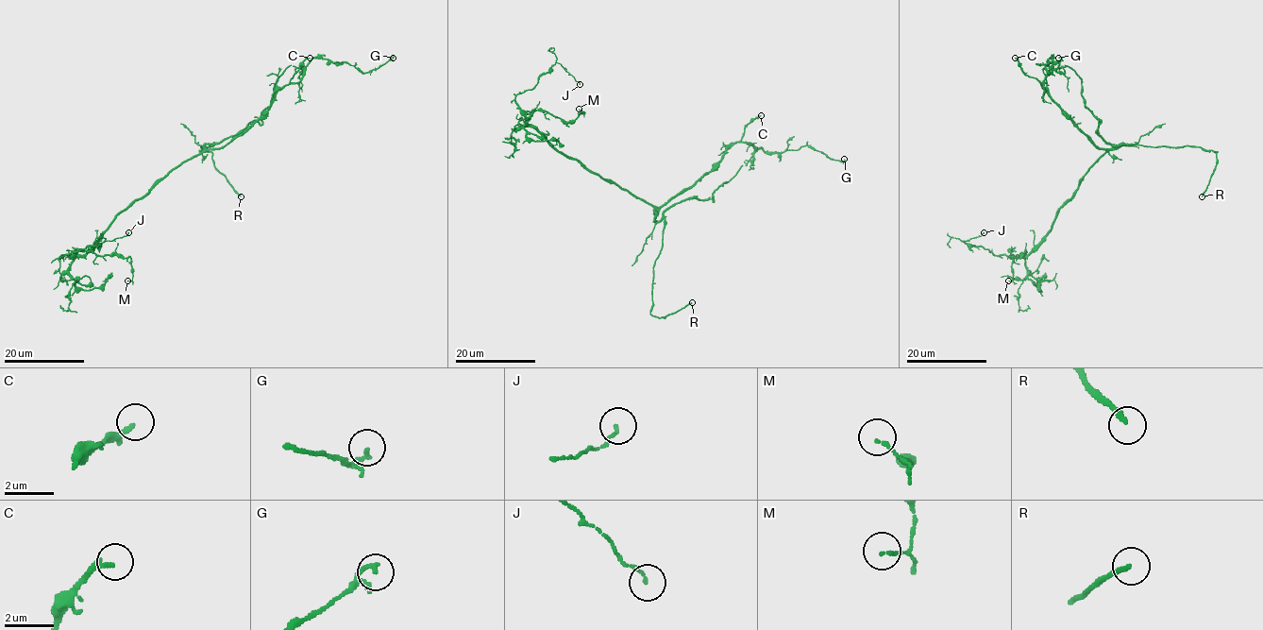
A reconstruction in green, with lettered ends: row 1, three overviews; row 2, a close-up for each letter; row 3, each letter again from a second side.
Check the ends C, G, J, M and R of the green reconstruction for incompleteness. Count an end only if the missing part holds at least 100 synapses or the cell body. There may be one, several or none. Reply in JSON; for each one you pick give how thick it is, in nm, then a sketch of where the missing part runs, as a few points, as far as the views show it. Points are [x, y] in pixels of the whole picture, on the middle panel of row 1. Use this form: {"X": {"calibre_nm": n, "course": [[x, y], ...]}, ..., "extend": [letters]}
{"R": {"calibre_nm": 200, "course": [[692, 302], [704, 287], [719, 259], [722, 240], [732, 219], [733, 186], [740, 150], [747, 144], [745, 142]]}, "extend": ["R"]}

